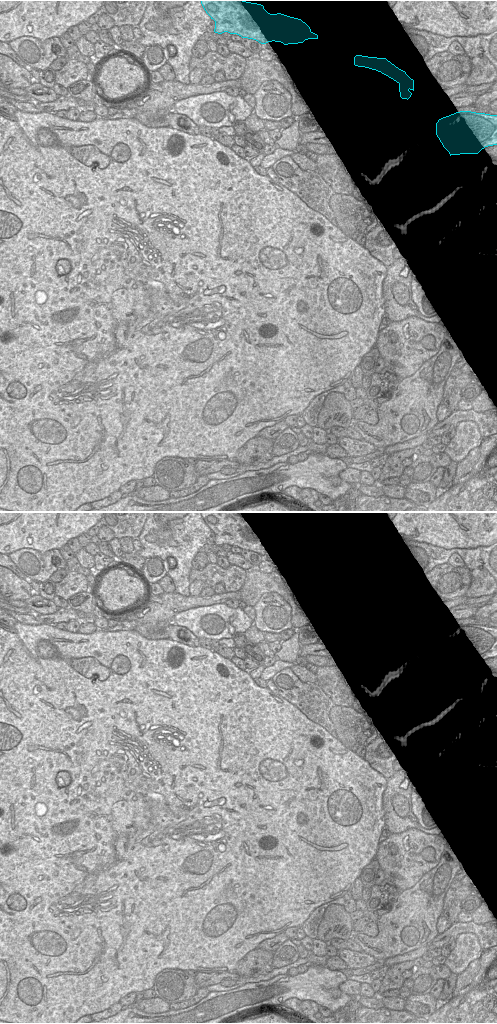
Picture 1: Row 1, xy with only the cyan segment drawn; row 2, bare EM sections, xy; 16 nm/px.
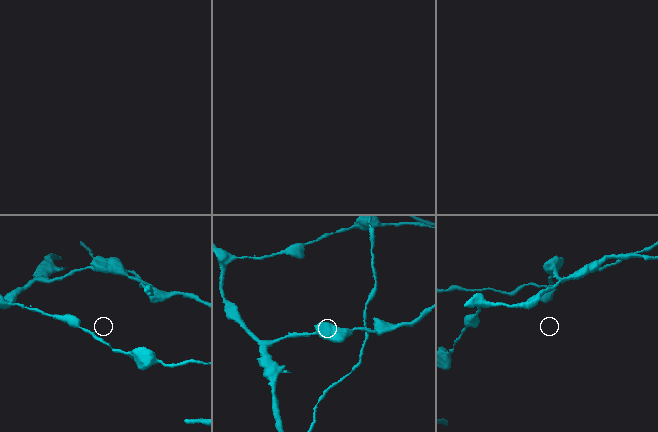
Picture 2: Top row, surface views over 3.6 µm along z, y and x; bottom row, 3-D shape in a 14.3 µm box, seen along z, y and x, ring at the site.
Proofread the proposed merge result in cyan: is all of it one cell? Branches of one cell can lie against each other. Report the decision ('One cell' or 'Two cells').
Two cells

